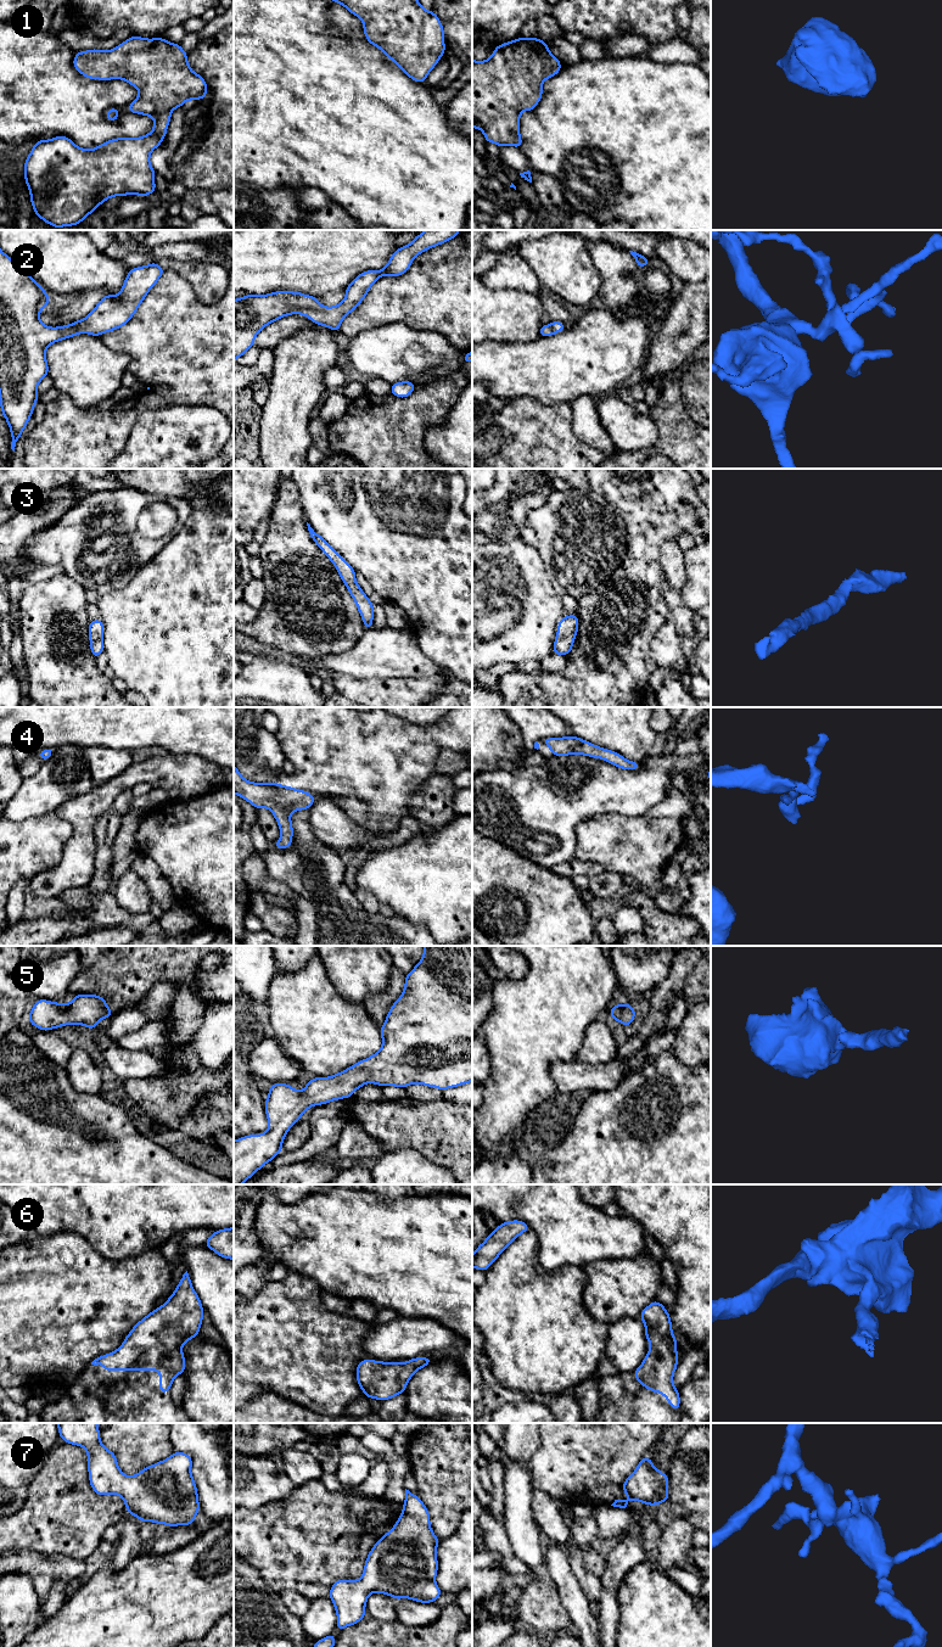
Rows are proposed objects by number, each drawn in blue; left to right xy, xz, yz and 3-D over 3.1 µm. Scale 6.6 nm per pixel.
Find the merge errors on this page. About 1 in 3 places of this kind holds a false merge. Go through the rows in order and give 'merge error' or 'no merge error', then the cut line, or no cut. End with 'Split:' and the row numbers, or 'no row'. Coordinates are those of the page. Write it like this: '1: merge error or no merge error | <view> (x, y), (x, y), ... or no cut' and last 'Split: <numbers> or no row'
1: no merge error | no cut
2: no merge error | no cut
3: no merge error | no cut
4: no merge error | no cut
5: no merge error | no cut
6: no merge error | no cut
7: no merge error | no cut
Split: no row

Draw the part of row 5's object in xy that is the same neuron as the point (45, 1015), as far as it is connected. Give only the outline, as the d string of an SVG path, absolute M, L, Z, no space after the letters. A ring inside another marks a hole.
M74 995L69 1004L38 999L29 1013L28 1020L43 1031L73 1024L94 1030L103 1018L112 1018L112 1015L113 1013L103 997Z

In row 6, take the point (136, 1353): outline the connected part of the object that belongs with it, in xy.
M186 1271L174 1293L161 1307L139 1321L116 1351L96 1357L91 1365L101 1363L105 1371L158 1371L159 1393L170 1393L174 1378L185 1372L183 1345L200 1334L203 1315L201 1300Z

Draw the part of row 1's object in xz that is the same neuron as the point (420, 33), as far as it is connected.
M332 0L343 5L363 22L366 40L416 83L425 83L428 73L444 55L444 29L434 11L425 10L419 0Z

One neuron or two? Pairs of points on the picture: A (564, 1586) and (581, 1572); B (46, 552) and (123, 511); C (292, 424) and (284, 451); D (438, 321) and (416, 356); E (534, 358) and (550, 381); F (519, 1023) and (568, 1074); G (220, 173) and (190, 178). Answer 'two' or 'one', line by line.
A: two
B: one
C: one
D: two
E: one
F: two
G: one

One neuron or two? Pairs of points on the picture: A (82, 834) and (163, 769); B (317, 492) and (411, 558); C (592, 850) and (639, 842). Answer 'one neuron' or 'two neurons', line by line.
A: one neuron
B: one neuron
C: one neuron

